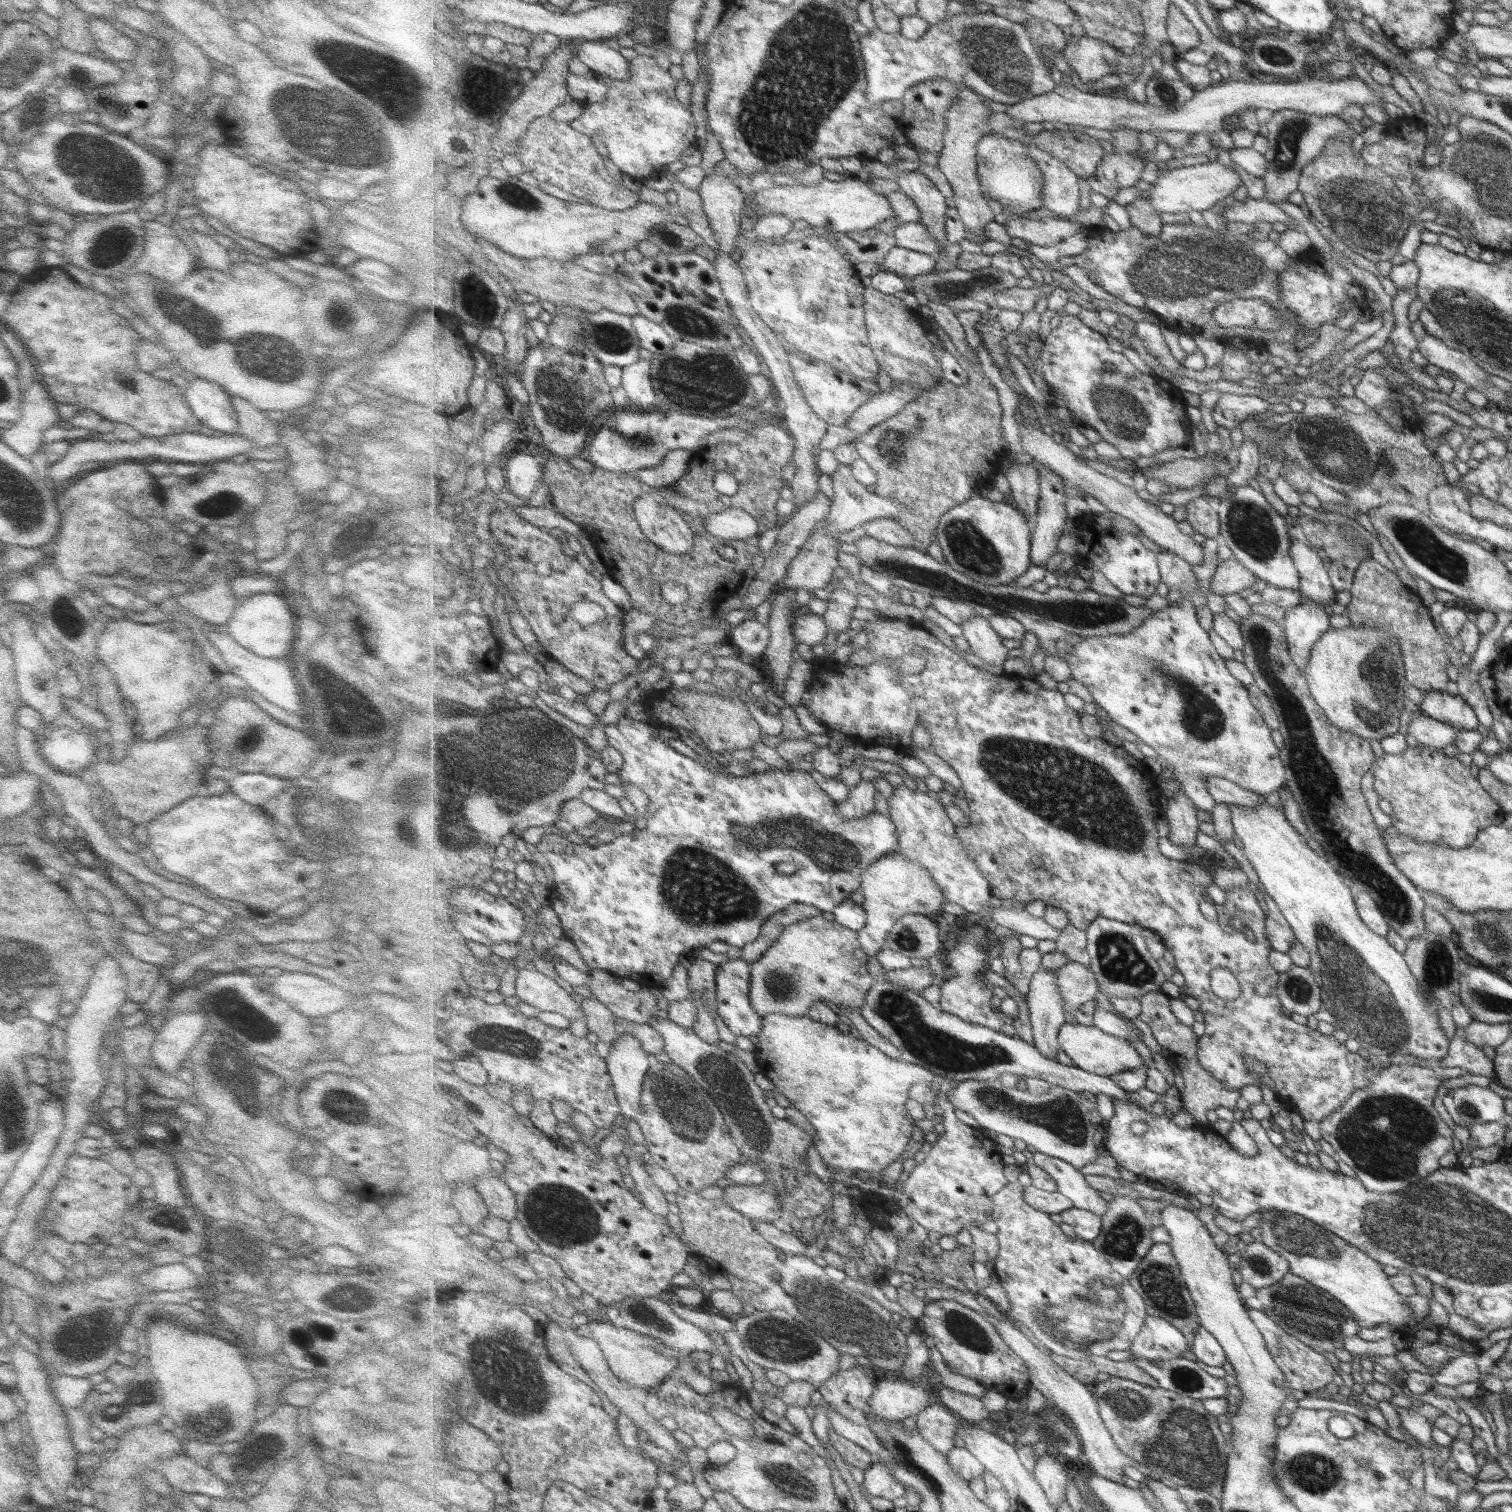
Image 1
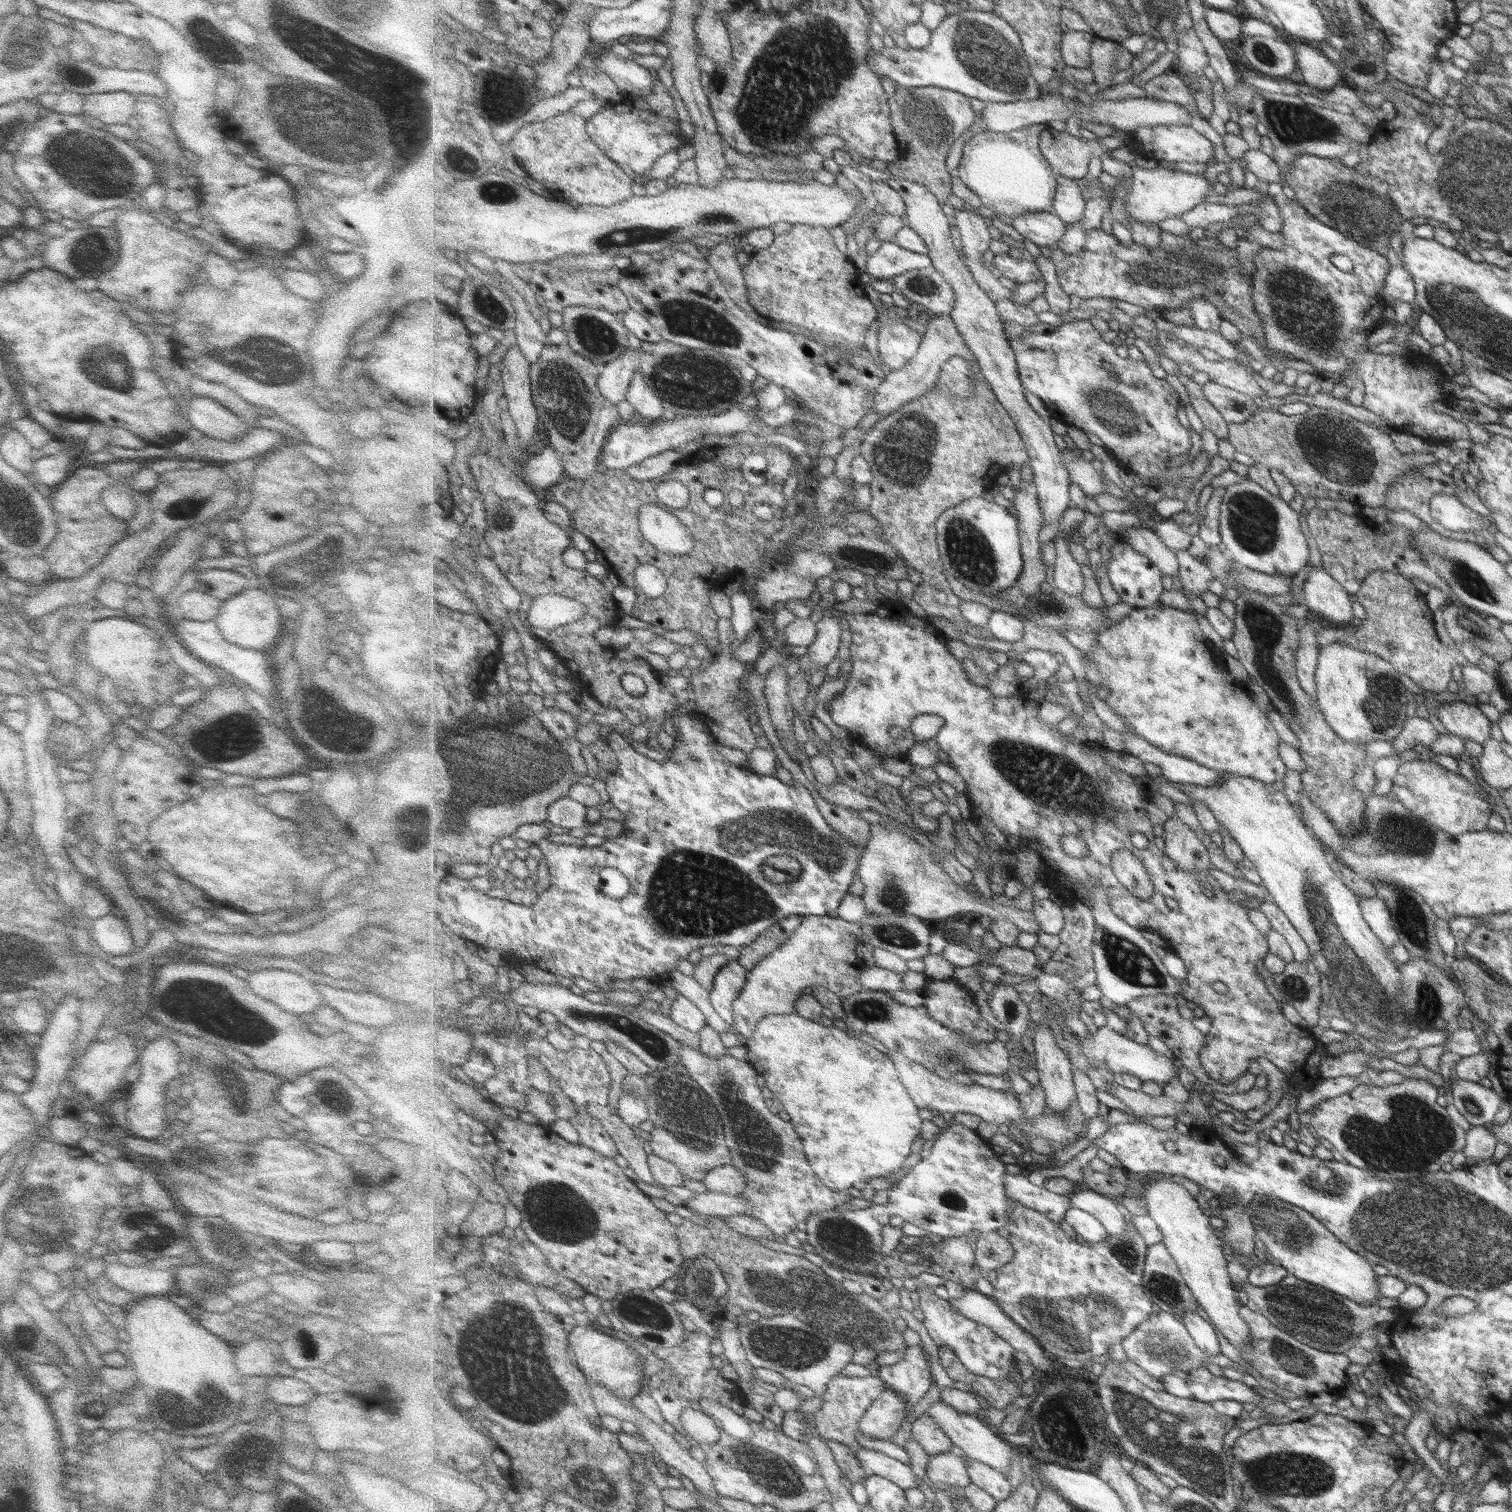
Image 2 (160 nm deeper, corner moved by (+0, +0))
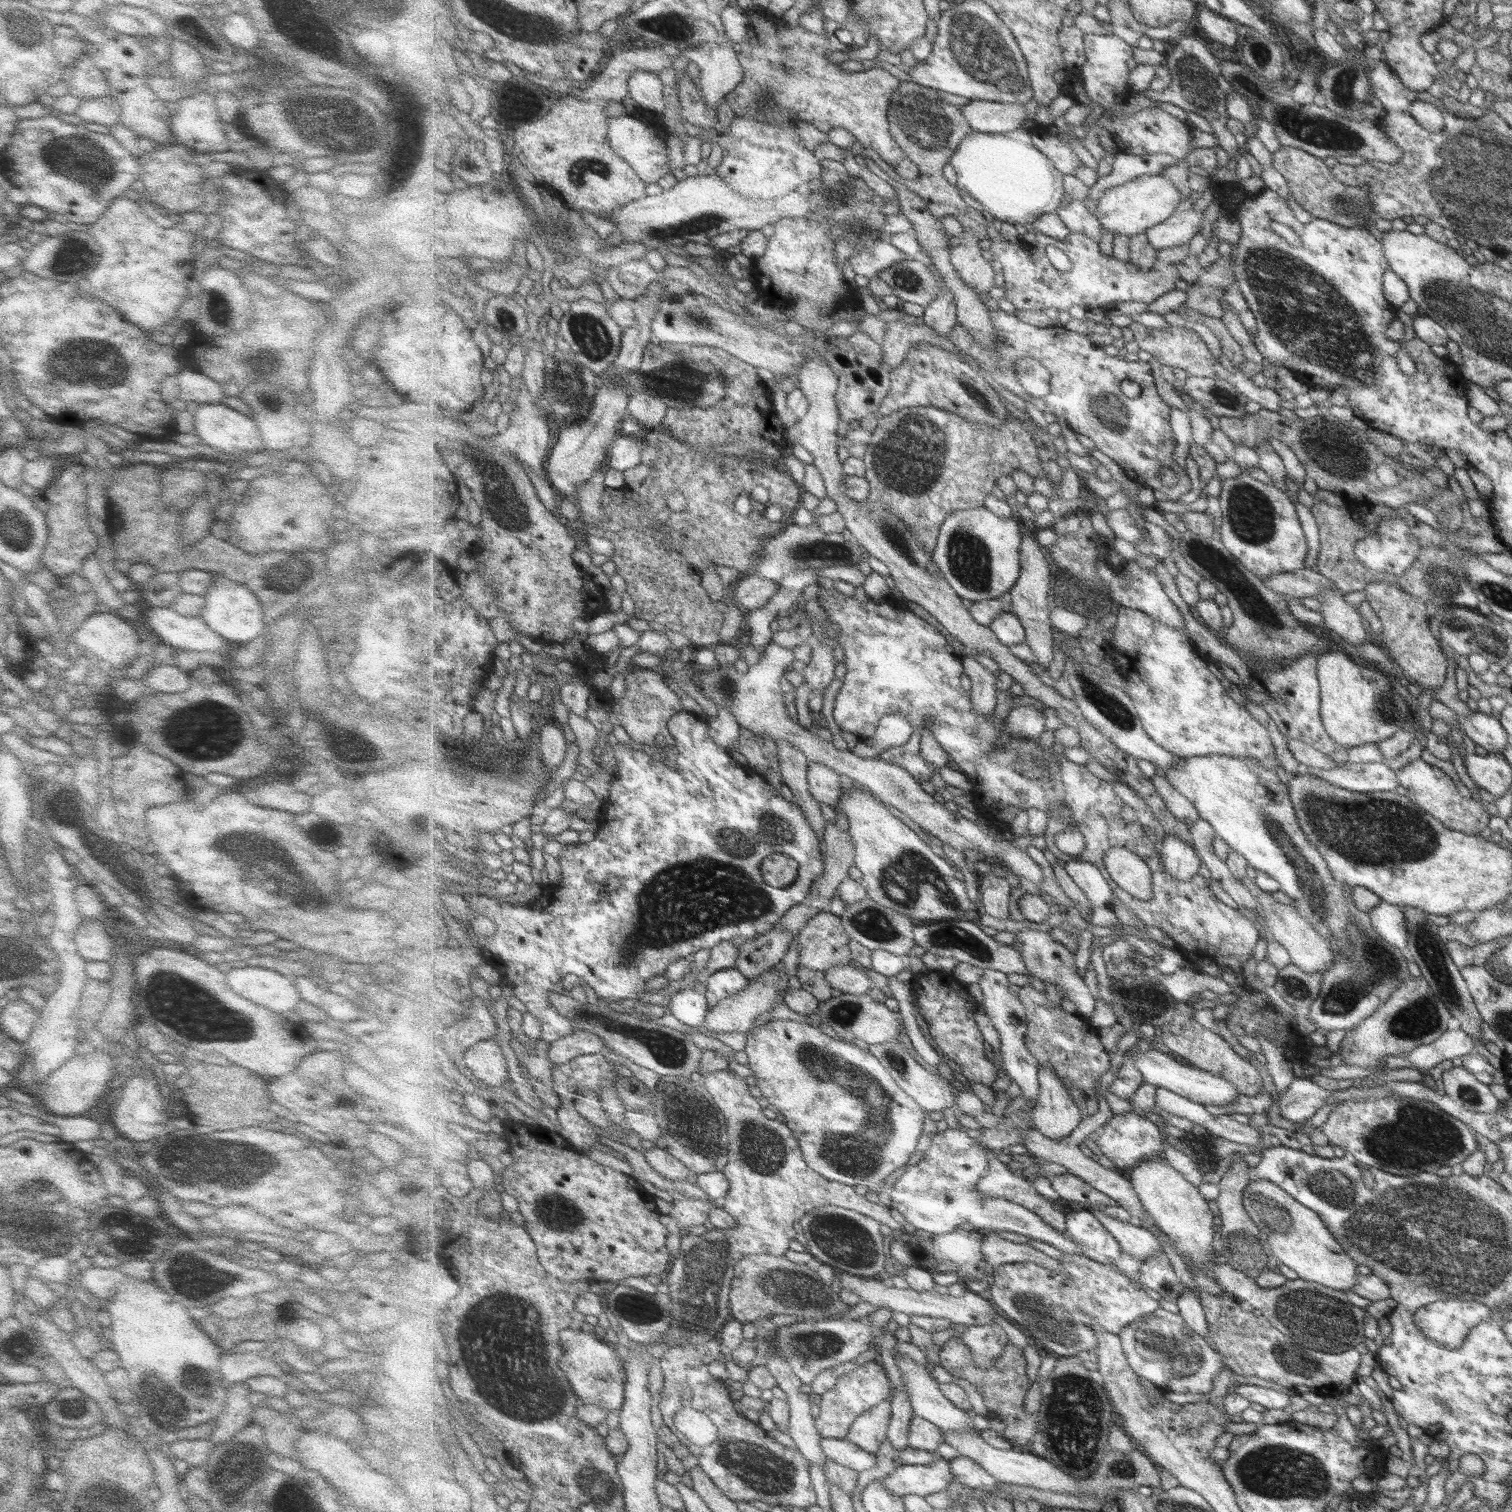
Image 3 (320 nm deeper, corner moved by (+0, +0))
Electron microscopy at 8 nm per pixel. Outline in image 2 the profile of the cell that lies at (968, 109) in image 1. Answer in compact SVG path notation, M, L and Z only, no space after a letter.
M965 203L961 210L954 212L955 225L960 232L961 248L966 257L969 271L977 284L996 302L1012 300L1012 291L1001 285L999 274L989 263L989 219L979 215L979 210Z

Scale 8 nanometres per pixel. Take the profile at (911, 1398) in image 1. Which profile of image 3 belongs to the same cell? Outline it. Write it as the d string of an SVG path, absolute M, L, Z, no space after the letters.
M882 1402L857 1417L846 1439L871 1454L877 1454L889 1436L892 1403Z

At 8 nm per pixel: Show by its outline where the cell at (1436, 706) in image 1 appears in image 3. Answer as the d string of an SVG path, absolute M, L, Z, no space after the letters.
M1475 712L1467 717L1457 716L1457 726L1477 746L1484 748L1487 753L1495 752L1501 754L1507 741L1507 734L1497 721L1497 717L1486 716Z

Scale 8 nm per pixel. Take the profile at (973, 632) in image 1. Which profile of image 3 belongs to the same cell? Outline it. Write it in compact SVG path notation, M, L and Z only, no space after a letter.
M964 656L964 673L972 682L970 694L973 698L973 711L977 715L985 715L991 718L997 708L997 677L993 676L983 664L979 664L975 658Z

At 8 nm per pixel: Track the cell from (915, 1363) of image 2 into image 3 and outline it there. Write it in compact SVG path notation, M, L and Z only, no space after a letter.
M904 1384L902 1391L895 1391L893 1394L892 1417L887 1438L896 1452L901 1452L909 1447L908 1437L913 1417L915 1417L914 1410L906 1391L906 1384Z

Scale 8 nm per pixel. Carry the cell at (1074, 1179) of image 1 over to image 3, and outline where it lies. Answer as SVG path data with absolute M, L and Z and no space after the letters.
M1090 1206L1087 1210L1095 1214L1097 1220L1118 1240L1122 1250L1128 1252L1131 1256L1136 1256L1141 1263L1148 1260L1150 1256L1156 1256L1156 1254L1163 1252L1161 1242L1149 1230L1115 1220L1105 1215L1101 1211L1101 1207Z

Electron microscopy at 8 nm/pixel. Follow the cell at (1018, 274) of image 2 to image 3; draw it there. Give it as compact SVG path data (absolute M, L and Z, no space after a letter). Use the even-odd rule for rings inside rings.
M1041 233L1039 244L1030 247L1026 244L995 241L988 256L1004 276L1006 299L1016 310L1069 310L1071 306L1086 309L1106 307L1119 302L1145 302L1151 304L1165 292L1175 289L1179 272L1175 264L1155 263L1151 271L1141 271L1131 262L1123 263L1113 256L1101 254L1097 240L1083 233L1070 233L1065 241L1049 238ZM1046 246L1057 247L1069 258L1072 267L1068 272L1059 272L1051 266Z

